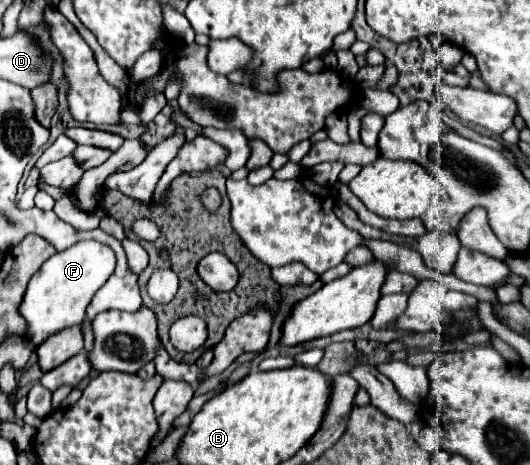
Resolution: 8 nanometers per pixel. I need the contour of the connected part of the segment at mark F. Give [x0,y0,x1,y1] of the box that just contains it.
[19,240,115,346]

